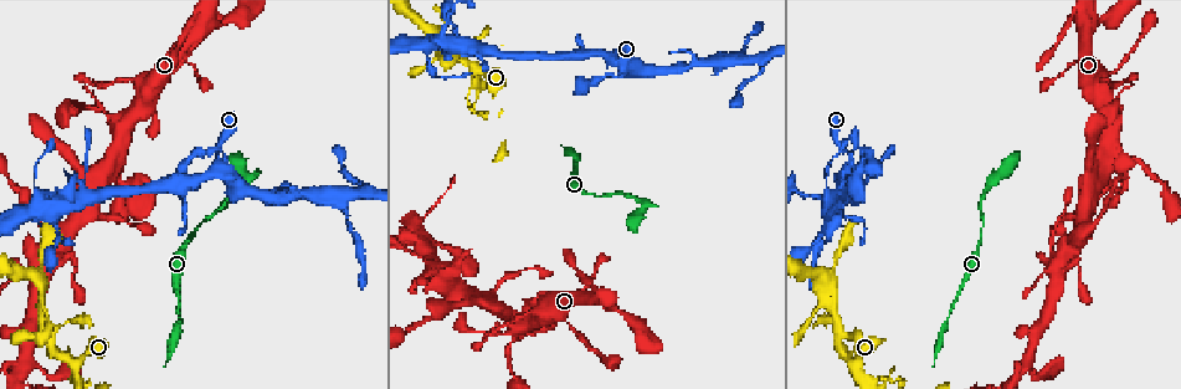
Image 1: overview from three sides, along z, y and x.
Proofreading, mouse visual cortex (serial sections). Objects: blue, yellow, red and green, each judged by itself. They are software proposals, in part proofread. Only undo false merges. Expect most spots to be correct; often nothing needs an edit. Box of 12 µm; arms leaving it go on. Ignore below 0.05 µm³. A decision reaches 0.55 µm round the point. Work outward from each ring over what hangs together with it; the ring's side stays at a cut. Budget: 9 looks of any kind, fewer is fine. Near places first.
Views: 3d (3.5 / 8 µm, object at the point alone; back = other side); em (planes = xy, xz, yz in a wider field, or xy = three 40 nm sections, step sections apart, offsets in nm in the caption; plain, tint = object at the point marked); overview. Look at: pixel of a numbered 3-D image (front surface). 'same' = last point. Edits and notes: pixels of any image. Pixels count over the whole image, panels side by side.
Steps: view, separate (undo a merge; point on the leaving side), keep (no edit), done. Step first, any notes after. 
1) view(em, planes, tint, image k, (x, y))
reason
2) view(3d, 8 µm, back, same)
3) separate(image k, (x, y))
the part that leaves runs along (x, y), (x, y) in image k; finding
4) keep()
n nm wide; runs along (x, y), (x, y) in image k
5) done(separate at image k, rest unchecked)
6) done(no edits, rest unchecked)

view(3d, 8 µm, image 1, (735, 60))
three-way junction

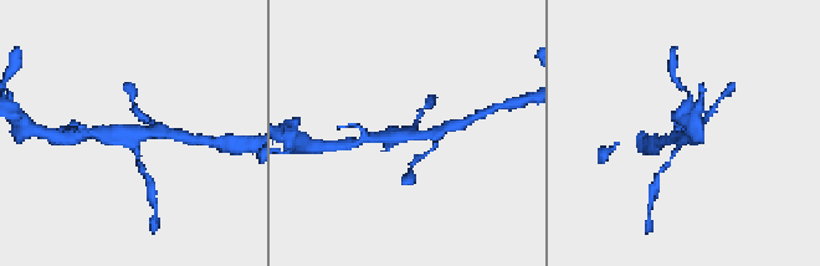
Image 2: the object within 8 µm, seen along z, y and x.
view(em, xy, step 5, tint, image 2, (127, 137))
3 arms; arms of 100, 200, 300 nm; now the EM

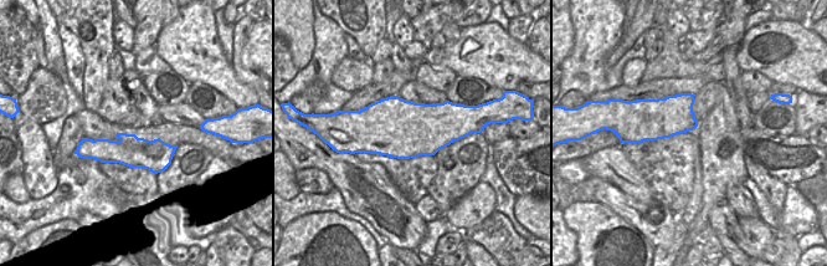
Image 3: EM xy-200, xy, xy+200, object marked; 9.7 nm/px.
keep()
all the same cell

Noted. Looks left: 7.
view(3d, 3.5 µm, image 1, (1097, 222))
thick turns thin

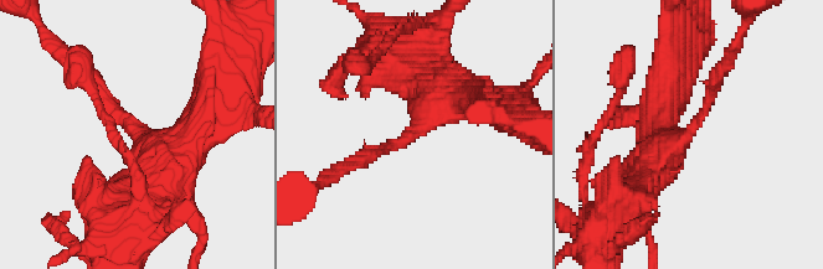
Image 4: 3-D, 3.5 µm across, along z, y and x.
view(em, xy, step 1, tint, image 4, (694, 129))

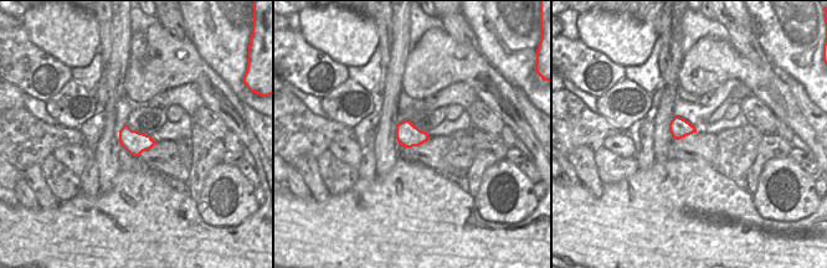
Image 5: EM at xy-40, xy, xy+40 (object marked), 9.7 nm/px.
view(em, planes, tint, same)

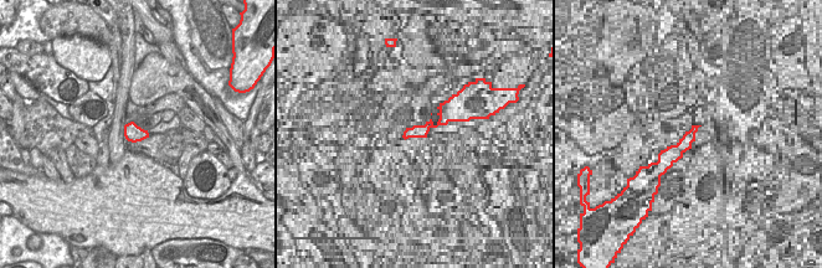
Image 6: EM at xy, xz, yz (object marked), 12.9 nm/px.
keep()
240 nm wide; runs along (479, 96), (361, 160) in image 4; continuous, no second cell

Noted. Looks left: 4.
view(3d, 3.5 µm, back, image 1, (469, 62))
abrupt turn

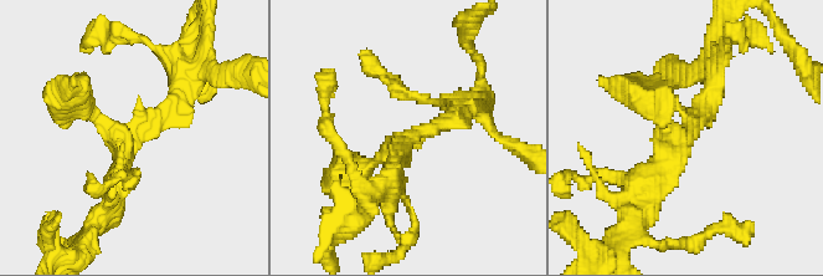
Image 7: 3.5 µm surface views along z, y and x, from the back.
view(em, xy, step 3, tint, image 7, (406, 142))
3 arms; arms of 250, 250, 300 nm

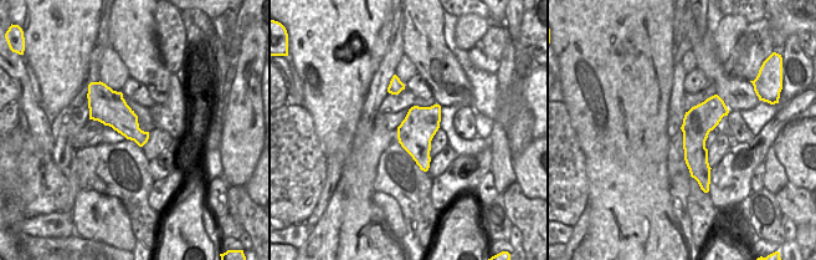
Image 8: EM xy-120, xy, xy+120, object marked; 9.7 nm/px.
view(em, xy, step 5, tint, same)
cut it another way

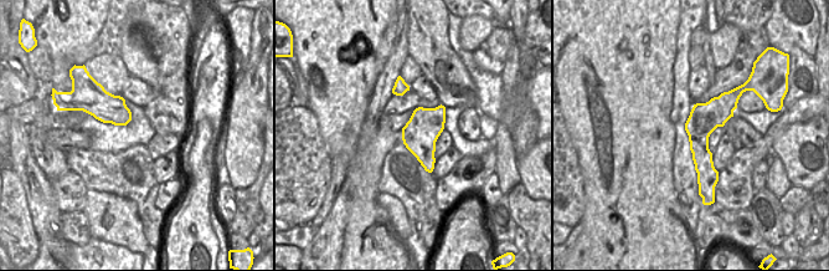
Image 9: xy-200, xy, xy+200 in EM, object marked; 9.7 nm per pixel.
keep()
340 nm wide; runs along (725, 96), (701, 126), (703, 180) in image 9; all the same cell

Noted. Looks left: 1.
done(no edits, rest unchecked)

